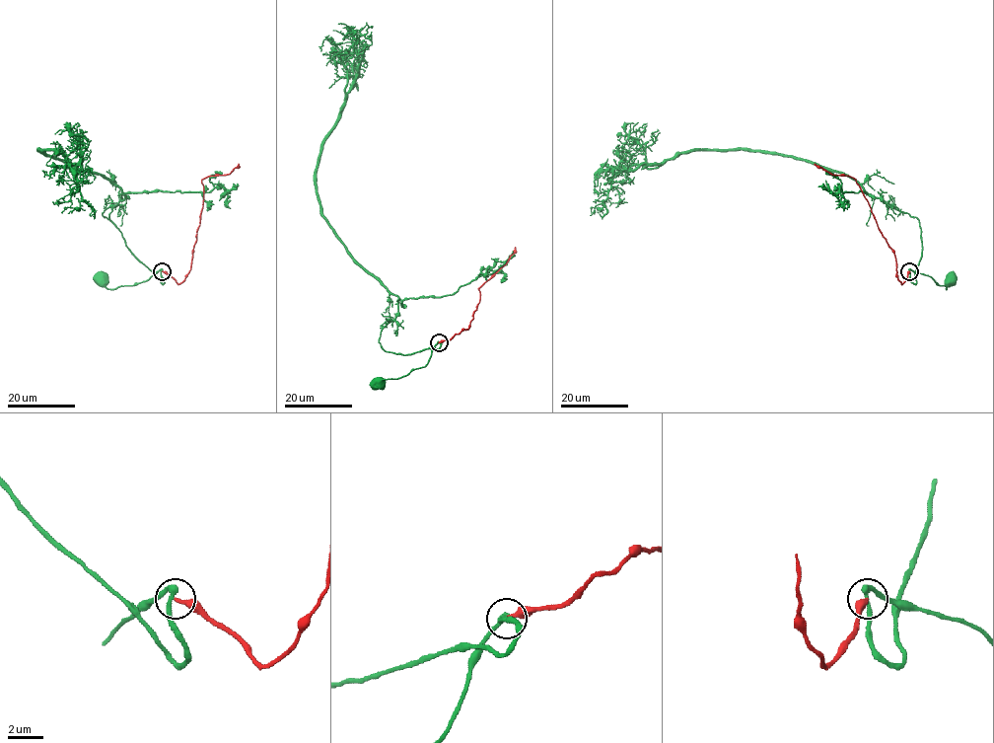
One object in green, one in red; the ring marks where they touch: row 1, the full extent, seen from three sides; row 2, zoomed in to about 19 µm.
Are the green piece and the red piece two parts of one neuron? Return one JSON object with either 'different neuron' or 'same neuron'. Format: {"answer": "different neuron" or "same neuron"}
{"answer": "different neuron"}

